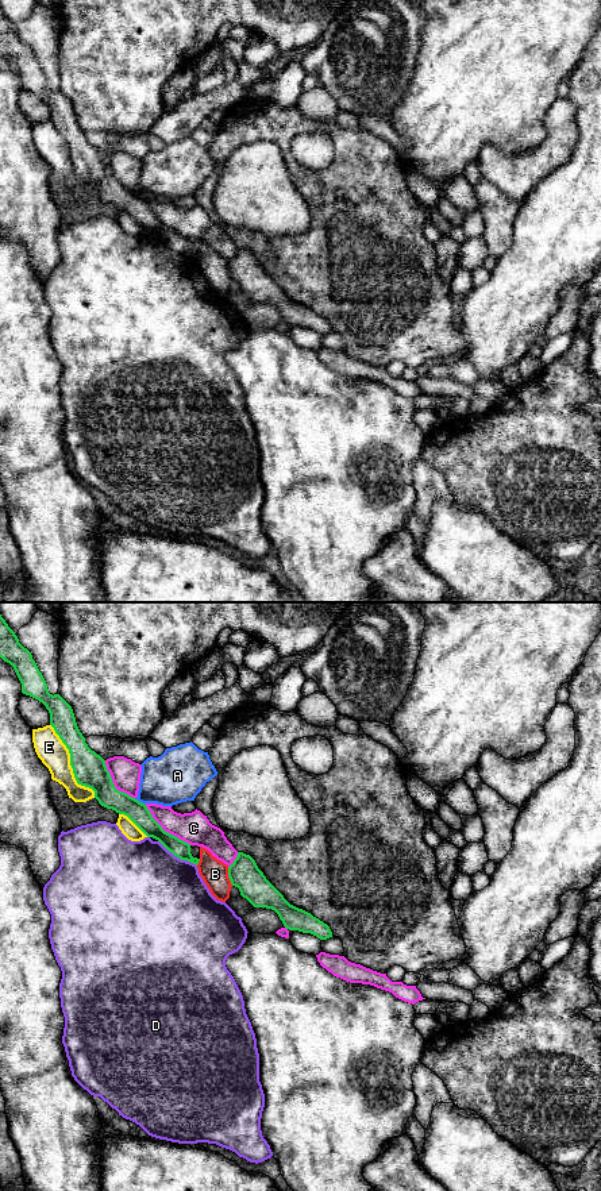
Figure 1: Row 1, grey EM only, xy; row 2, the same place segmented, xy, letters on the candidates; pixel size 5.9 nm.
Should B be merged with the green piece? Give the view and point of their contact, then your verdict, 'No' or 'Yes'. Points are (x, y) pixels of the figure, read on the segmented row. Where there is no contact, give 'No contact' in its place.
Touches green at xy (228, 877). No

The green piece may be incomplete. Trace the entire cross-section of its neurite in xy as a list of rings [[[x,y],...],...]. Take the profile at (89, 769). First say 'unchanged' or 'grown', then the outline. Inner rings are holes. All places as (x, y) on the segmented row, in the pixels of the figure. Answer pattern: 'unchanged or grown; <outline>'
unchanged; [[[1,614],[0,658],[14,667],[22,683],[22,693],[38,699],[49,710],[50,725],[69,749],[70,766],[77,783],[92,789],[101,806],[127,816],[147,837],[158,840],[178,859],[197,866],[200,859],[192,856],[190,844],[165,832],[145,803],[115,787],[105,760],[85,743],[72,706],[59,694],[49,693],[47,683],[31,652],[19,643]]]

